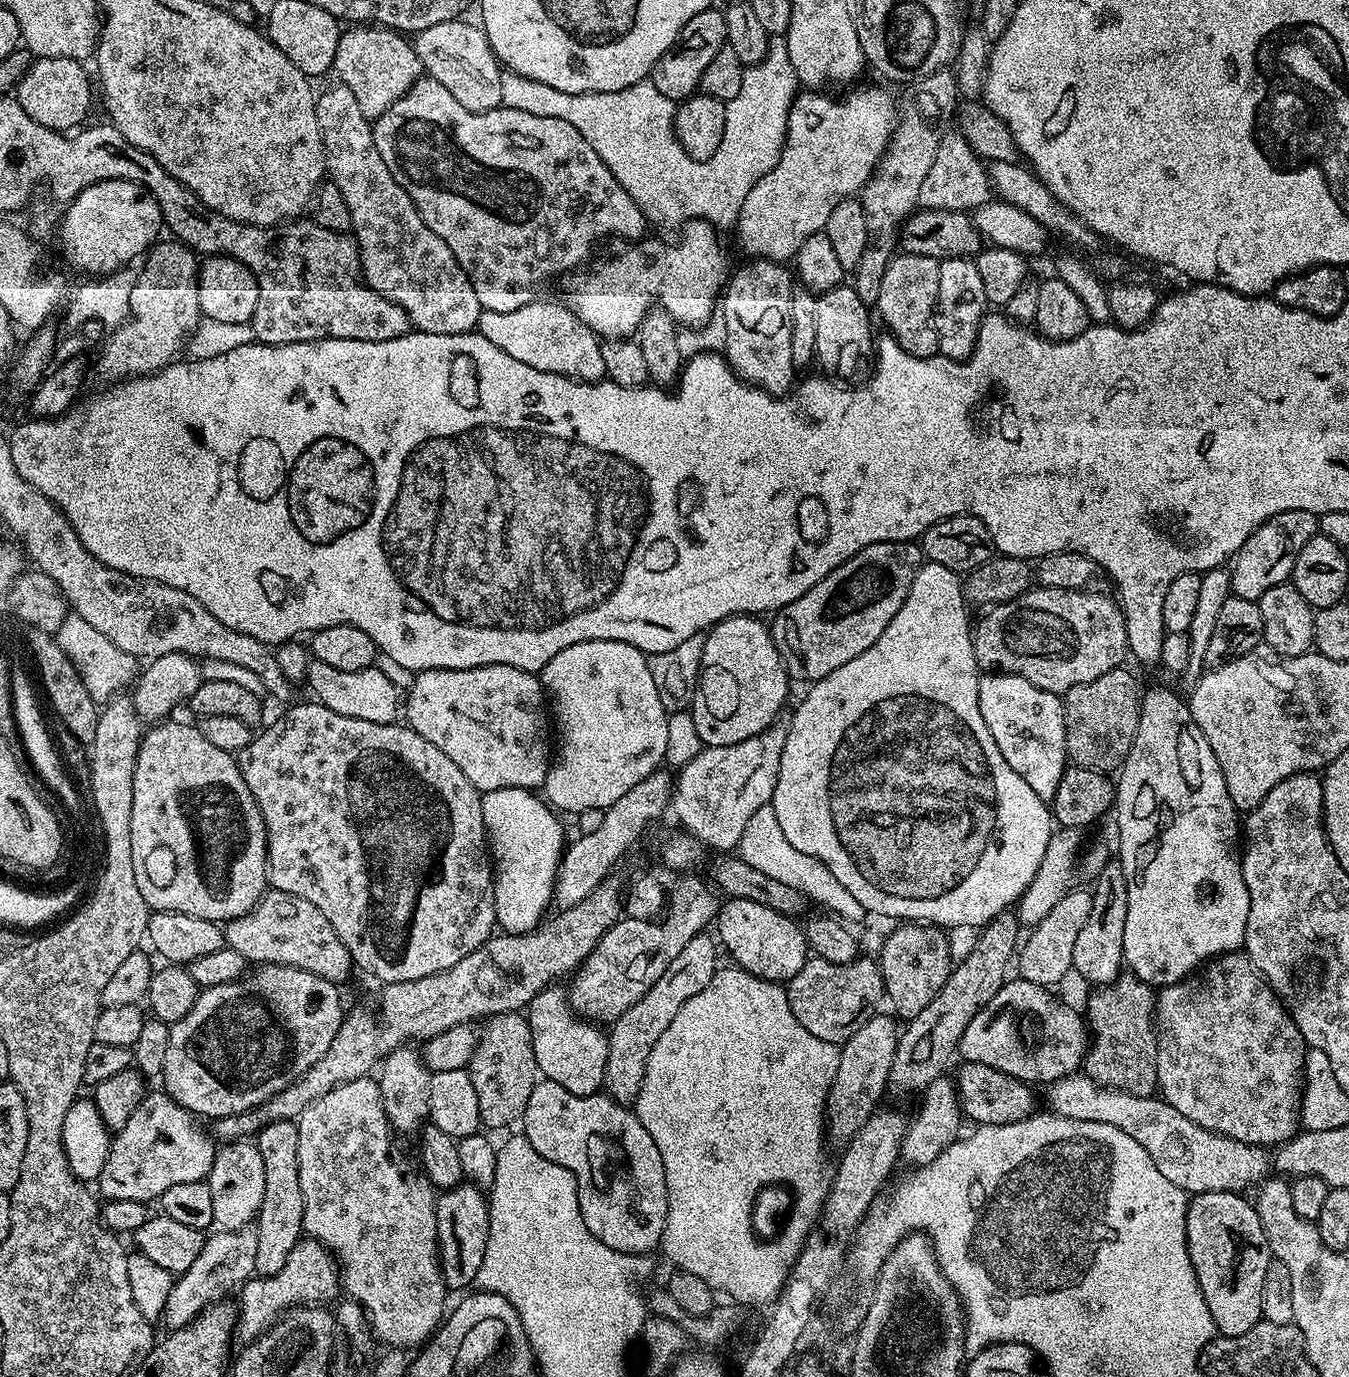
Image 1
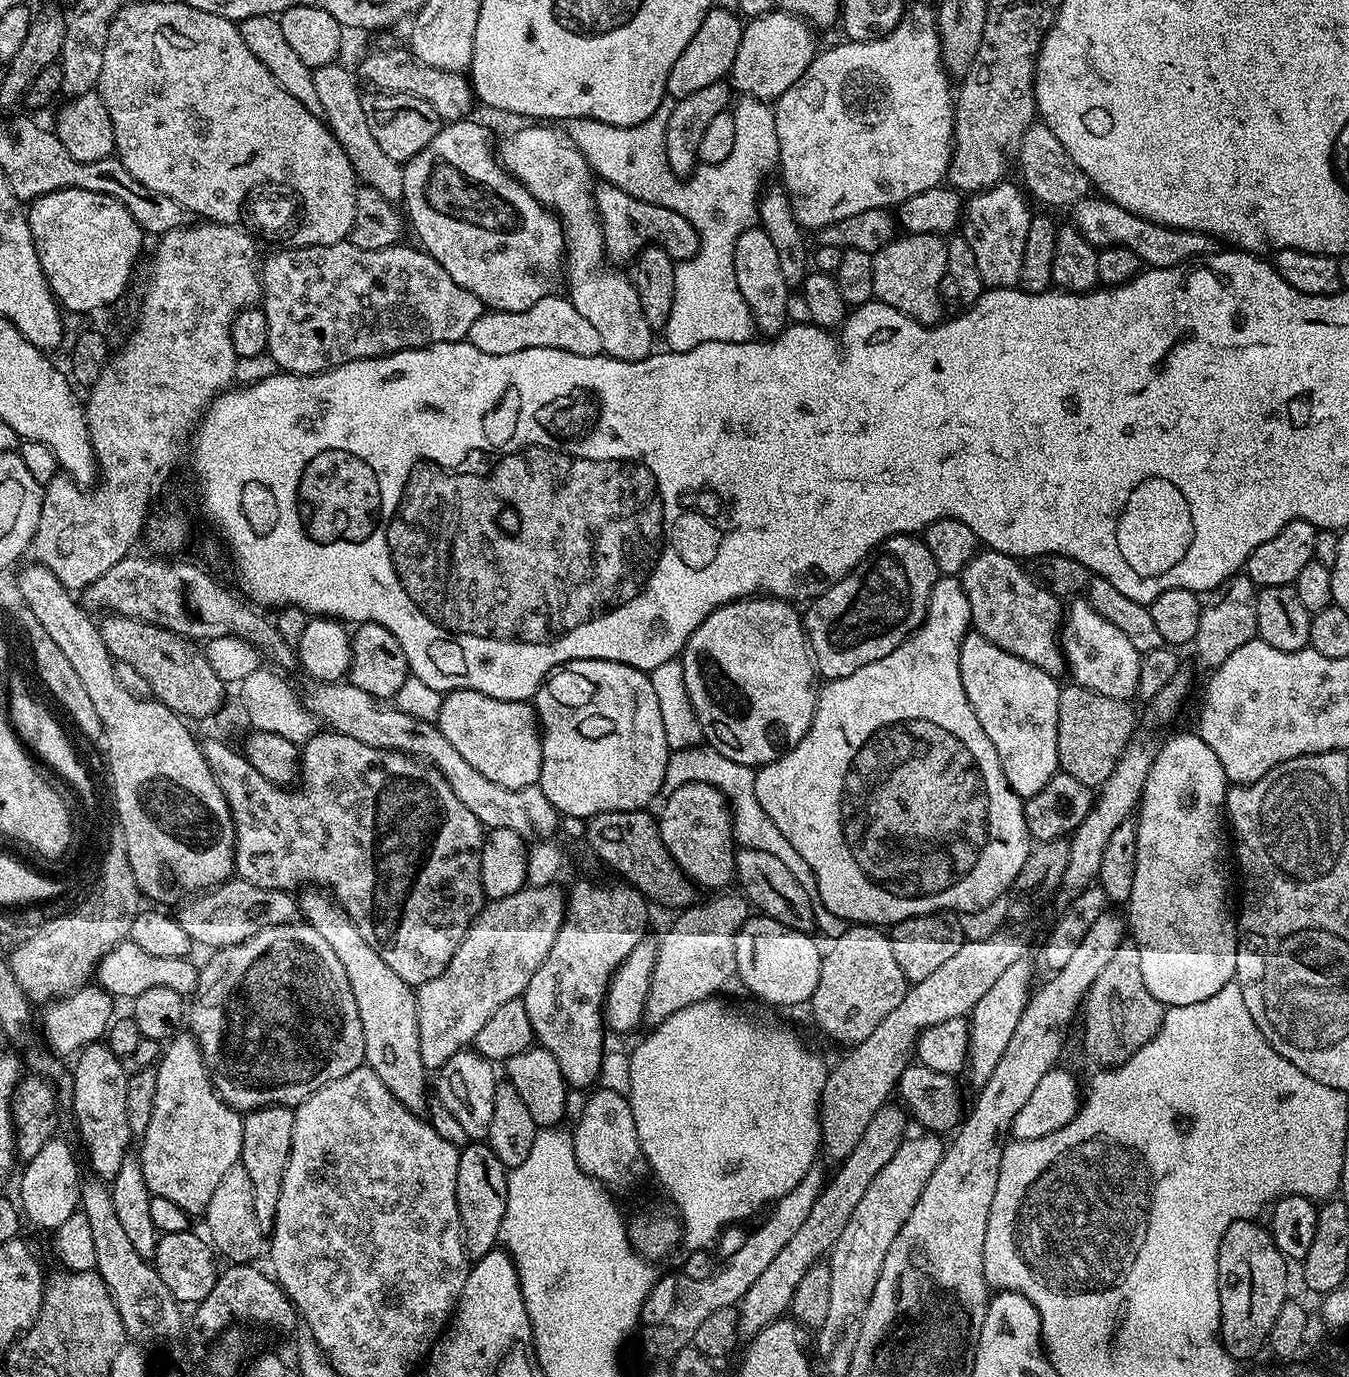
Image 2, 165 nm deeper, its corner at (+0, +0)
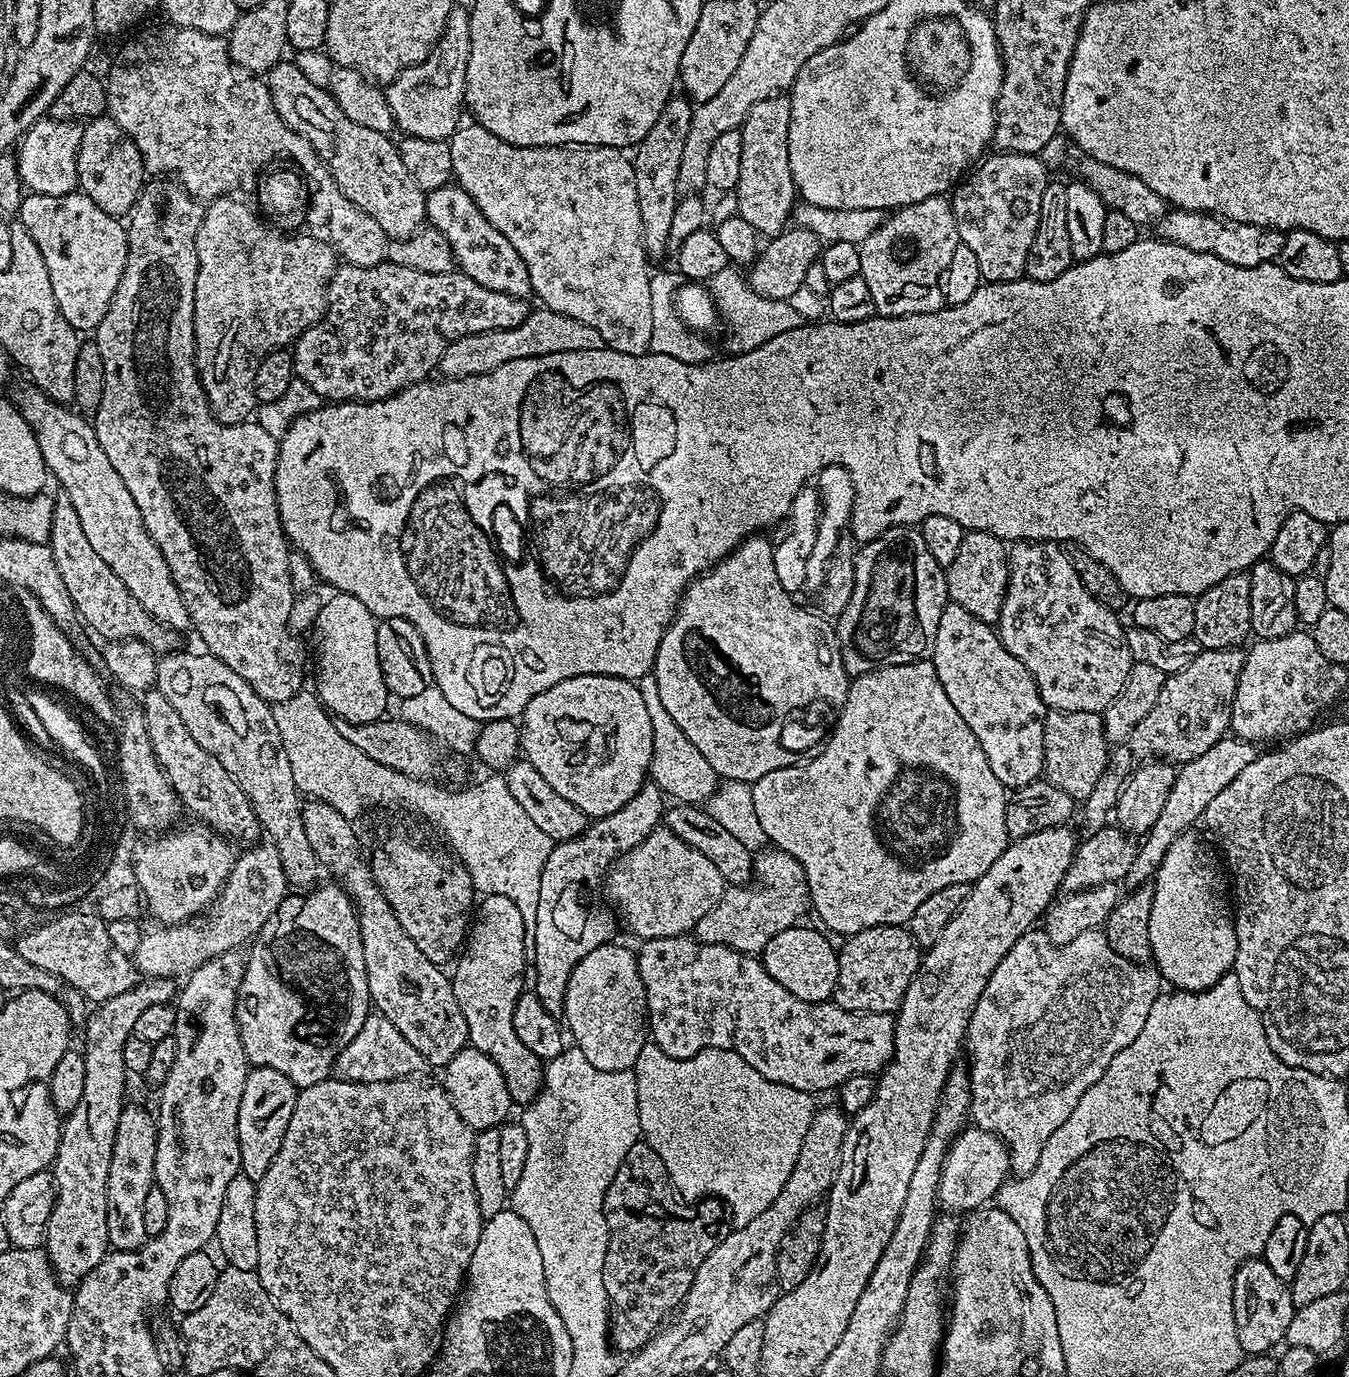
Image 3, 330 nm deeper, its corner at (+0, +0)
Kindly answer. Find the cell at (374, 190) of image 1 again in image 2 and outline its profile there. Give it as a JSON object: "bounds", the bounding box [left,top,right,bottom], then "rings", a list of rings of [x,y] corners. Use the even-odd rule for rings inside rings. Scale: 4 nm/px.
{"bounds":[312,62,404,201],"rings":[[[340,62],[327,64],[315,69],[312,73],[314,91],[318,93],[318,102],[322,102],[322,119],[327,124],[329,132],[334,134],[334,138],[342,146],[346,158],[352,163],[357,181],[361,185],[378,190],[378,194],[387,200],[403,201],[404,169],[397,161],[392,160],[383,152],[382,146],[378,146],[378,142],[374,142],[374,134],[370,134],[370,125],[366,122],[364,96],[362,91],[360,92],[361,85],[358,83],[353,69],[351,72],[350,69],[343,68],[342,64]]]}

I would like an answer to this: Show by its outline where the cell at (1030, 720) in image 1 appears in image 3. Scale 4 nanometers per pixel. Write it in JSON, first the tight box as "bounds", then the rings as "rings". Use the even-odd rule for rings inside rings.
{"bounds":[930,602,1046,790],"rings":[[[950,602],[942,610],[942,618],[938,618],[938,638],[930,659],[942,690],[946,690],[946,698],[950,698],[954,710],[962,714],[962,722],[978,738],[982,754],[986,754],[986,762],[994,770],[994,778],[1008,790],[1041,779],[1046,709],[1030,670],[1002,646],[999,631],[974,618],[970,610],[962,610],[962,606]]]}

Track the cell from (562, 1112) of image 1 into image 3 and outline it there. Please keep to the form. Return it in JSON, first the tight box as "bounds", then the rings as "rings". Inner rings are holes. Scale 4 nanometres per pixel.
{"bounds":[452,895,545,1106],"rings":[[[490,895],[481,901],[463,954],[452,972],[452,989],[466,1020],[469,1045],[493,1059],[506,1078],[513,1103],[526,1106],[543,1087],[545,1069],[544,1062],[519,1041],[513,1022],[514,1008],[525,987],[522,976],[528,947],[525,919],[510,898]]]}

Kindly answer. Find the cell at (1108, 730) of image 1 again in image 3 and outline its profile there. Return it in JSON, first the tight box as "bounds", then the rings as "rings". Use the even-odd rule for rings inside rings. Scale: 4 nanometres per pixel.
{"bounds":[1042,711,1110,802],"rings":[[[1049,711],[1044,717],[1044,733],[1042,734],[1042,750],[1044,751],[1043,779],[1050,781],[1058,790],[1066,790],[1070,798],[1083,802],[1094,790],[1098,778],[1108,765],[1110,745],[1104,733],[1104,718],[1099,712]]]}

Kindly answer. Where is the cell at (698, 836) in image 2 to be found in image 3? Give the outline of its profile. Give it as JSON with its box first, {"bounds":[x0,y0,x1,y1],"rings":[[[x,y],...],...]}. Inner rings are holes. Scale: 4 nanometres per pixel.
{"bounds":[611,826,726,941],"rings":[[[663,826],[616,861],[611,880],[616,904],[624,911],[629,930],[641,941],[691,933],[696,923],[718,906],[726,887],[718,866],[706,854],[698,854]]]}

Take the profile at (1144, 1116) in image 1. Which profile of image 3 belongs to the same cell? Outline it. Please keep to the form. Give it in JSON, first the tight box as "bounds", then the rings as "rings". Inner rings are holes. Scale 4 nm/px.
{"bounds":[938,1126,1011,1214],"rings":[[[975,1126],[965,1127],[948,1148],[946,1162],[942,1166],[938,1186],[939,1207],[956,1214],[967,1214],[985,1207],[995,1201],[1000,1187],[1009,1179],[1011,1166],[1008,1148],[999,1136]]]}

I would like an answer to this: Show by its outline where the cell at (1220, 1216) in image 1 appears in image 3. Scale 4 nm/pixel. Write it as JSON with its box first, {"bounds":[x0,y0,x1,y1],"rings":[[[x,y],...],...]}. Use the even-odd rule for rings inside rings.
{"bounds":[1234,1258,1297,1356],"rings":[[[1253,1258],[1234,1274],[1234,1326],[1238,1330],[1238,1346],[1241,1353],[1259,1356],[1271,1353],[1271,1348],[1288,1335],[1290,1318],[1297,1307],[1292,1303],[1292,1289],[1263,1258]]]}

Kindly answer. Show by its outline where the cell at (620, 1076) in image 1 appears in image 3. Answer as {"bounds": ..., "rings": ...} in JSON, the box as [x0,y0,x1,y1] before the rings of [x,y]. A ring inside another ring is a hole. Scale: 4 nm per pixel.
{"bounds":[694,850,809,954],"rings":[[[779,850],[768,851],[761,851],[754,864],[759,871],[761,868],[764,872],[776,872],[776,888],[725,887],[718,906],[696,923],[694,935],[699,943],[721,944],[739,952],[760,954],[770,938],[782,934],[782,930],[797,927],[803,921],[800,919],[809,915],[808,882],[802,866],[790,854]]]}

